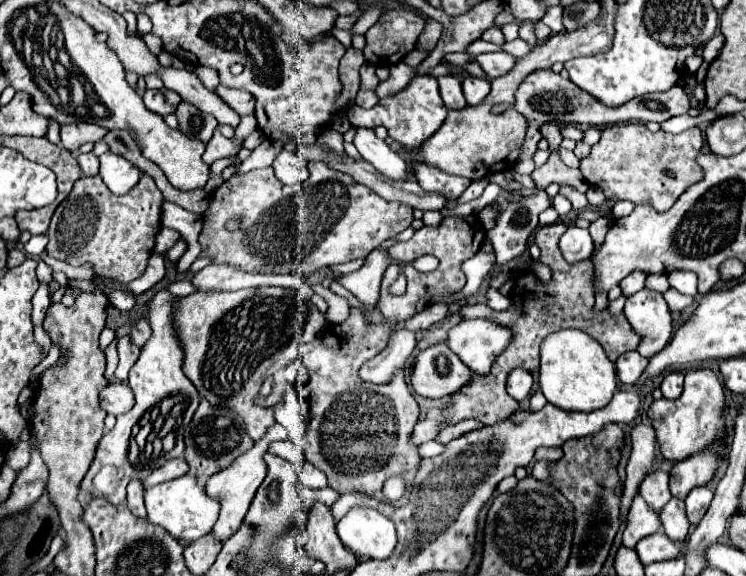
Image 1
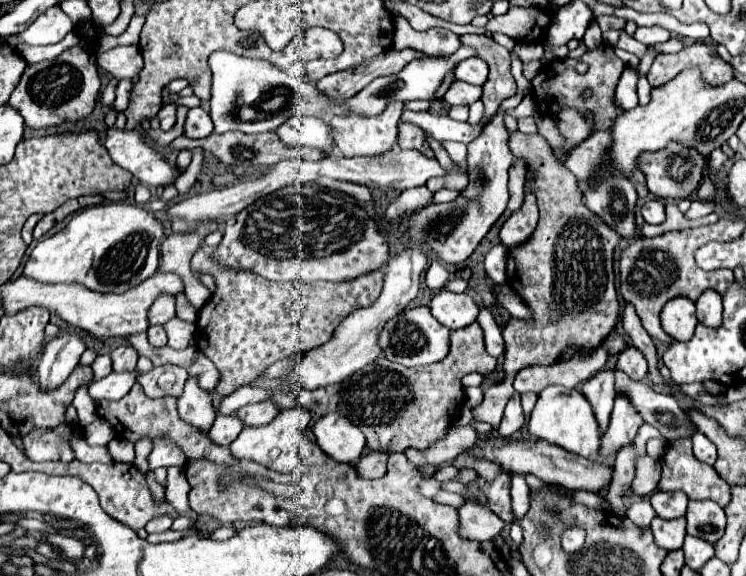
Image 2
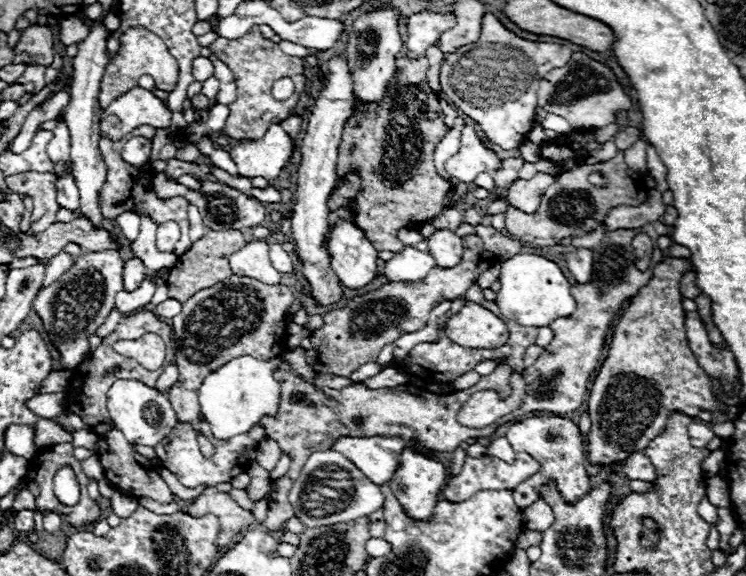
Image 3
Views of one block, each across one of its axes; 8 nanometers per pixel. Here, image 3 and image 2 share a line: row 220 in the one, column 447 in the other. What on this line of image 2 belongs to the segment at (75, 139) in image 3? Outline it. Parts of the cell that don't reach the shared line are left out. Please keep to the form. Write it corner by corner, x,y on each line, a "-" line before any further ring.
454,82
452,88
446,92
444,100
452,106
470,106
482,98
482,86
474,86
468,82

